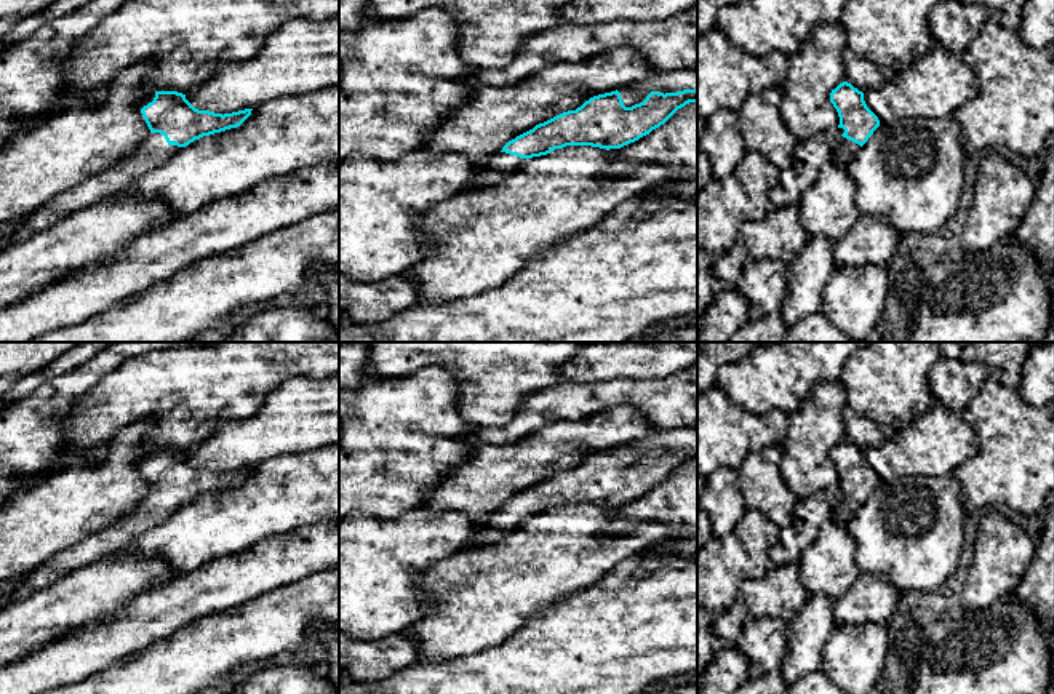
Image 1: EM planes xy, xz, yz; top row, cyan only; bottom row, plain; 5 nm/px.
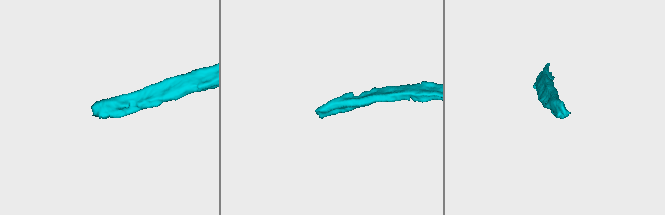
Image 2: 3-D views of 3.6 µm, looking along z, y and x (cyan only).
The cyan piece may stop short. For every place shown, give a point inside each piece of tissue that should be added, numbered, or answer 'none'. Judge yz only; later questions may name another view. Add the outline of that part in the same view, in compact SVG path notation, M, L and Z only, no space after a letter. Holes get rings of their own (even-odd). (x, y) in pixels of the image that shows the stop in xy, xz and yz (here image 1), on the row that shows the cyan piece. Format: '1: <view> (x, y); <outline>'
1: yz (845, 151); M843 138L841 141L835 146L833 152L832 152L832 160L838 165L838 166L848 166L851 163L851 160L859 154L860 146Z

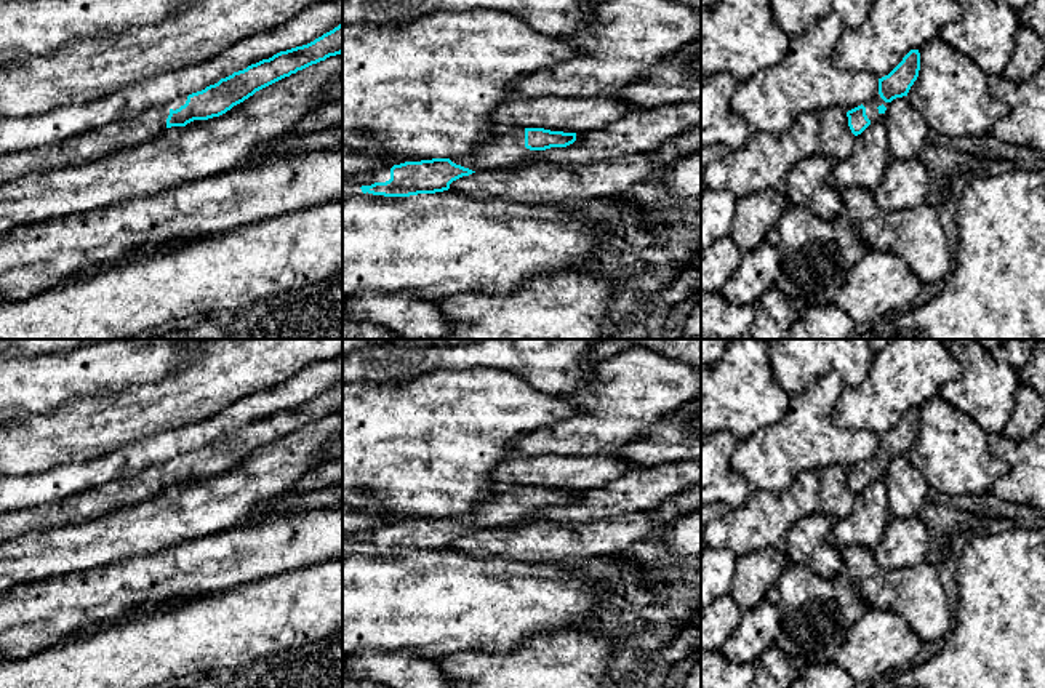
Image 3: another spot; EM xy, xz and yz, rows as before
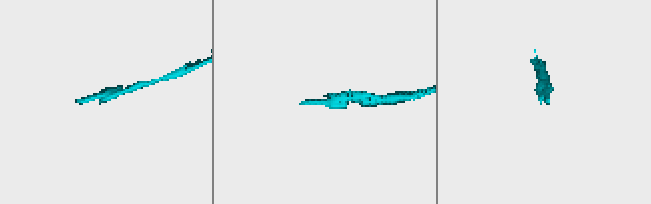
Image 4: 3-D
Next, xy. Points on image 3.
1: xy (141, 127); M178 96L166 104L106 123L62 142L0 155L0 184L29 173L45 173L94 162L117 149L139 146L166 130L170 110L184 106L187 96Z

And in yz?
1: yz (871, 106); M879 93L872 99L869 99L867 102L863 104L866 107L866 115L871 120L871 123L883 118L883 114L880 114L877 109L882 104L885 107L890 106L890 102L885 102Z

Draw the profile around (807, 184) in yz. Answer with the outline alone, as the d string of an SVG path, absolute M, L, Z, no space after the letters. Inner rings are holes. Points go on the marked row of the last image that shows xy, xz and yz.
M821 152L795 165L783 182L789 203L805 206L826 219L847 216L842 194L829 184L831 171L832 162Z

